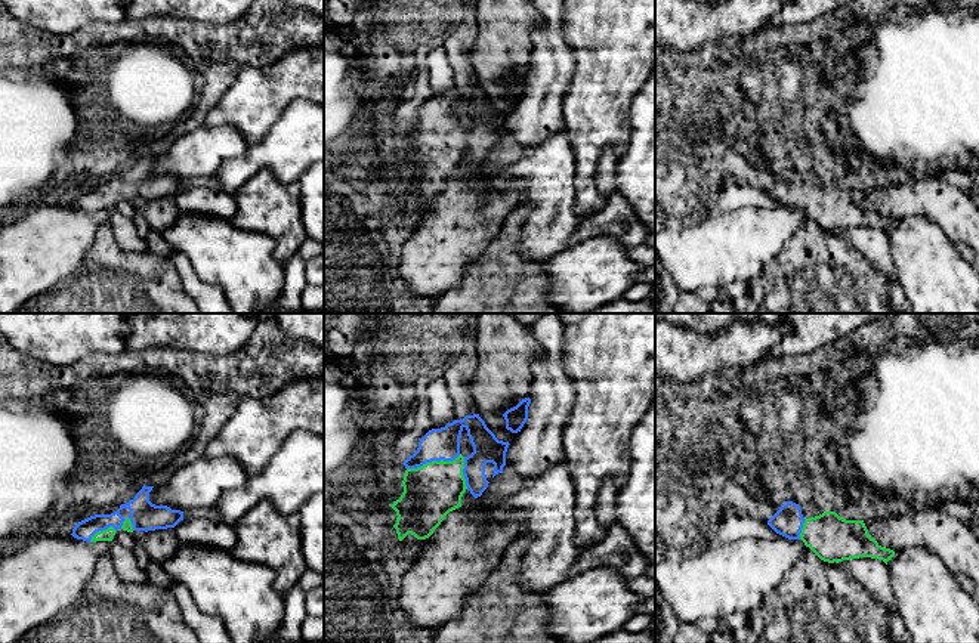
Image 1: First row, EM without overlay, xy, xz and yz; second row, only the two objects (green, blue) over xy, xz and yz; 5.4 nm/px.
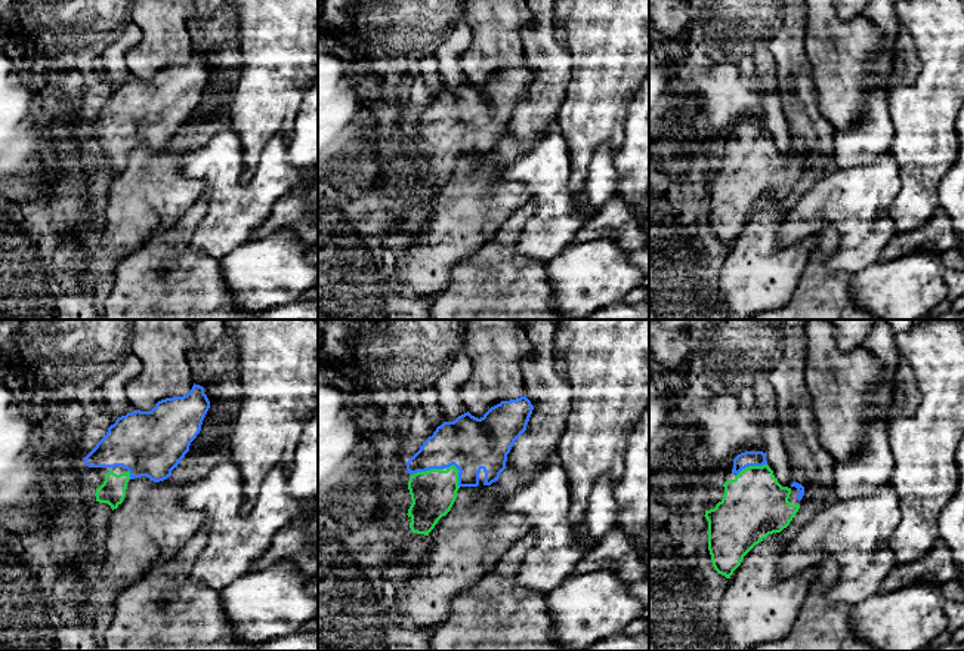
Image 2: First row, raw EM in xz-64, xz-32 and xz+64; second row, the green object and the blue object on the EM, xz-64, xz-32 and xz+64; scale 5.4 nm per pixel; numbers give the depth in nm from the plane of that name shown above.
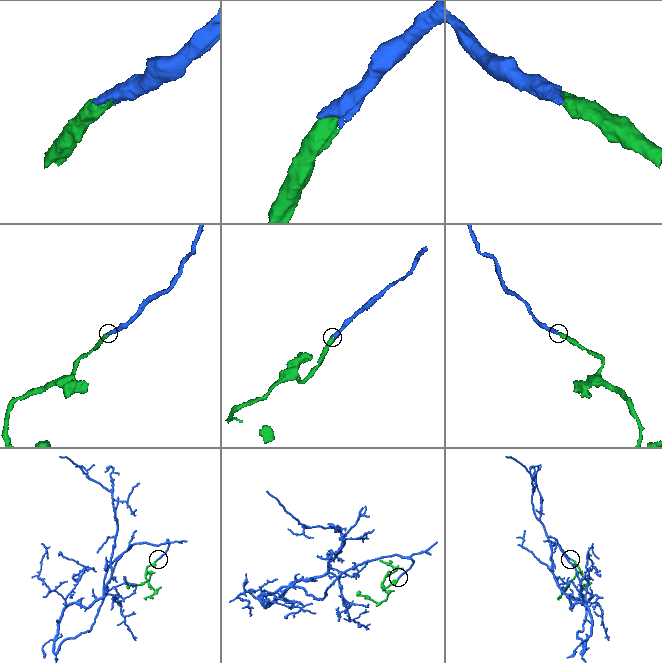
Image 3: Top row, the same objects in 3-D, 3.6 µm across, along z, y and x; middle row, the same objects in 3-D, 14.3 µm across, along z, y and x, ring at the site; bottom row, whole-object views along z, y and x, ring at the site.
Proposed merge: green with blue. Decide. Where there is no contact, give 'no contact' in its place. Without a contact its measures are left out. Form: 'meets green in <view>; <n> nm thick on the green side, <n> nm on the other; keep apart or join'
meets green in xz; 300 nm thick on the green side, 180 nm on the other; join

